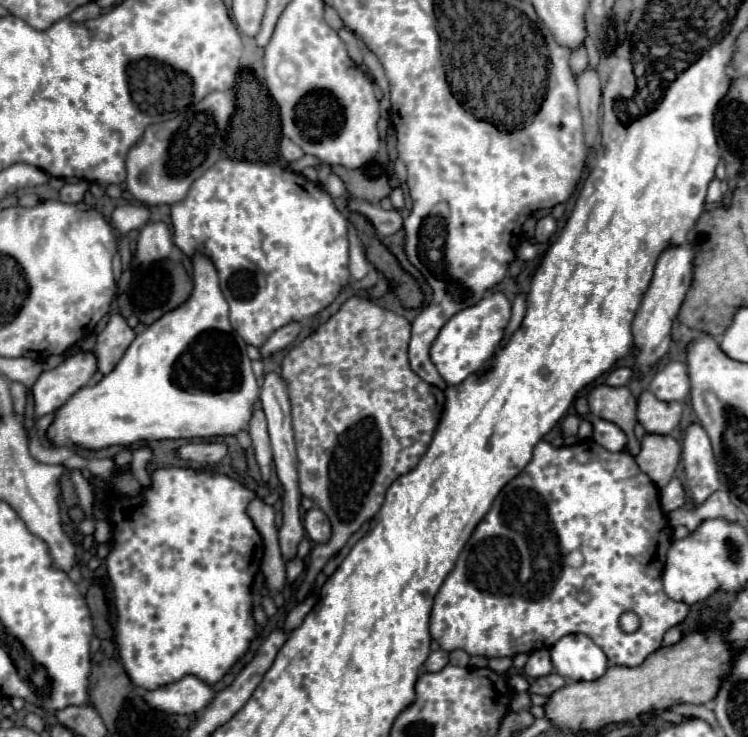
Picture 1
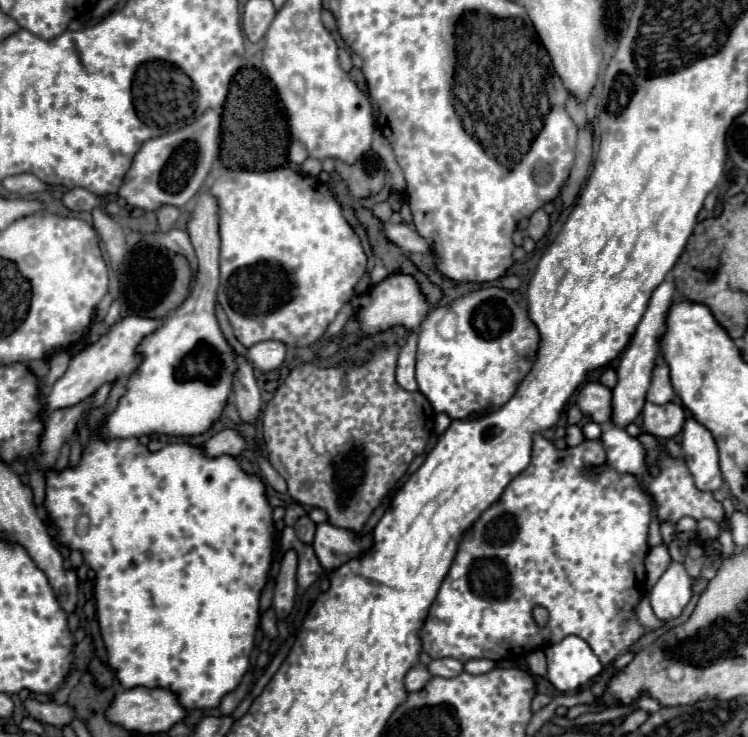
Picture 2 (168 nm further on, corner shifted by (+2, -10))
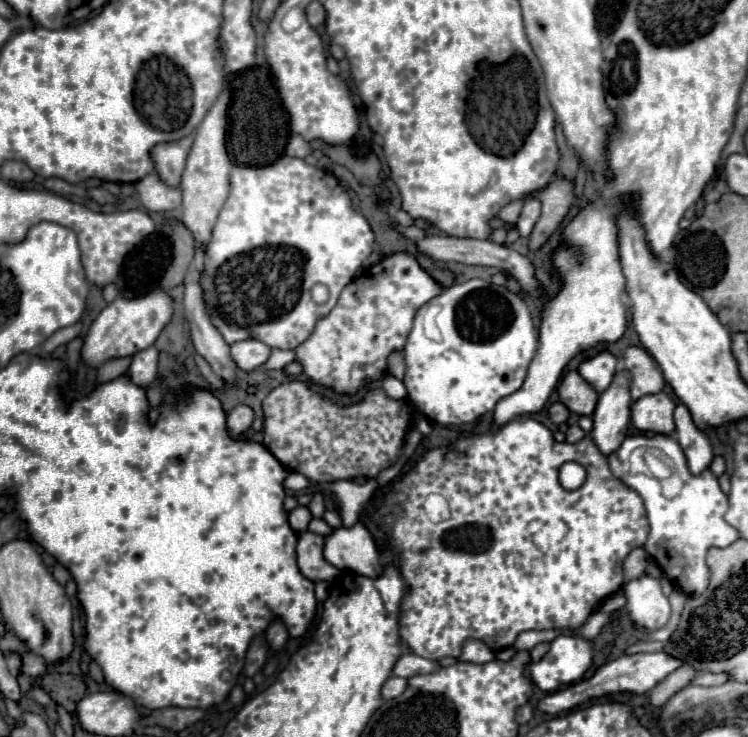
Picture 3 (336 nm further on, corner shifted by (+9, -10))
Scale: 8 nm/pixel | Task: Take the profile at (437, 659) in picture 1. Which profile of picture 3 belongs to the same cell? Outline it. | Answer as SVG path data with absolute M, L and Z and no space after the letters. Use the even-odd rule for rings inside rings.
M396 675L390 677L390 679L384 683L384 687L382 687L382 697L384 697L384 701L394 699L396 695L402 695L406 687L408 687L408 679L396 677Z

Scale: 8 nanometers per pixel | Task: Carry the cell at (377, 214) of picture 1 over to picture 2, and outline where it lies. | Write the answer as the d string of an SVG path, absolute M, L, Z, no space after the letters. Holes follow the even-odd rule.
M385 223L385 233L387 233L389 241L399 245L407 253L429 253L427 251L427 241L415 231L413 225Z

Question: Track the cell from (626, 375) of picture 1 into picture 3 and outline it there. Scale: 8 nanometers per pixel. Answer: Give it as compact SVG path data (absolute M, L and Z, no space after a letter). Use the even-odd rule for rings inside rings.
M602 351L602 353L598 353L596 357L582 361L580 367L578 367L578 373L580 373L598 393L602 393L602 391L612 383L612 377L614 377L616 369L618 369L616 357L612 357L610 353Z

